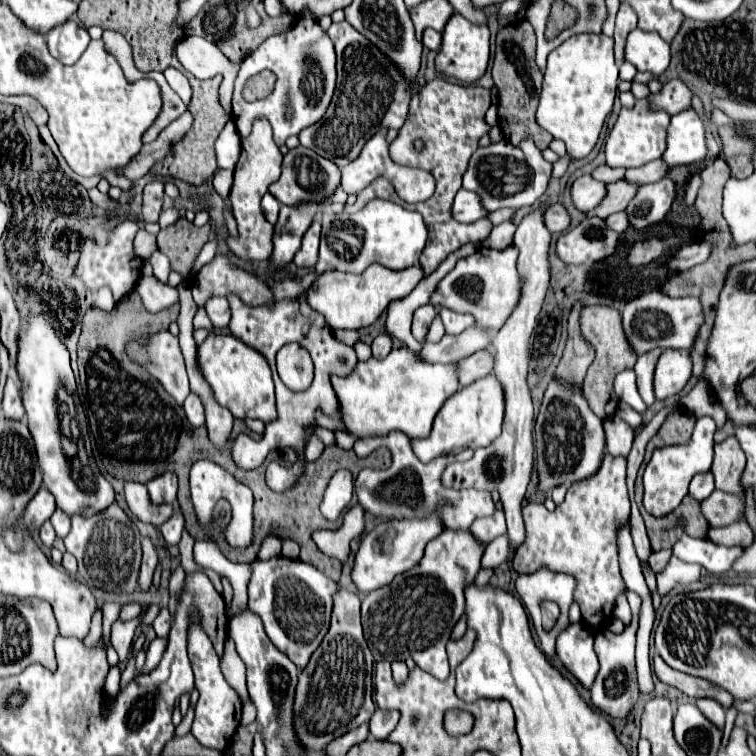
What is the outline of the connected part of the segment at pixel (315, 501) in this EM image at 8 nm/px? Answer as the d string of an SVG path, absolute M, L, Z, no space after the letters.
M327 446L325 452L321 454L321 458L315 462L315 464L309 464L307 462L307 470L303 474L303 478L299 480L299 486L295 486L293 490L287 490L283 494L277 494L277 492L271 492L265 484L265 468L267 468L267 462L257 468L255 472L243 472L239 468L235 468L235 464L231 464L231 456L225 454L225 458L219 460L219 466L229 470L239 482L243 482L245 486L251 488L251 492L255 492L255 542L257 542L257 550L261 546L261 540L269 534L269 532L275 532L279 538L291 538L295 540L299 546L301 546L301 560L303 562L309 562L313 564L315 568L319 568L321 572L325 572L327 576L331 576L331 580L337 580L341 578L341 562L337 558L331 558L331 556L325 556L317 544L313 542L311 534L317 532L317 530L337 530L339 528L339 522L329 522L321 510L319 510L319 504L323 500L323 494L325 494L325 488L331 480L331 476L339 470L339 468L349 468L353 474L357 474L363 466L379 466L379 468L387 468L391 464L391 454L385 452L385 450L379 450L375 452L373 456L365 458L365 460L359 460L355 456L353 450L341 450L339 446Z

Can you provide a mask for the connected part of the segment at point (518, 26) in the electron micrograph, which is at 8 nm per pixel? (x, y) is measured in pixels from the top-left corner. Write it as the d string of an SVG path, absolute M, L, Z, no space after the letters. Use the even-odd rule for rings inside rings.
M517 20L507 28L501 28L497 34L497 48L495 48L495 62L493 62L493 80L499 90L499 126L503 130L503 138L511 144L519 144L523 136L533 136L541 150L545 150L553 136L545 132L537 120L535 110L539 104L543 72L535 64L535 34L527 20ZM505 116L505 126L503 126Z

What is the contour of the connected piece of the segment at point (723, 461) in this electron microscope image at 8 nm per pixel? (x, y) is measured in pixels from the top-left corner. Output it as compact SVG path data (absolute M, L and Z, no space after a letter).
M735 438L725 440L723 444L717 444L717 456L711 468L717 490L743 494L745 490L739 484L739 476L743 468L745 468L745 452L741 450Z

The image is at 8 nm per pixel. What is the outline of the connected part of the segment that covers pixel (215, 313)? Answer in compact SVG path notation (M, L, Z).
M209 298L205 304L205 310L213 322L215 328L227 328L229 320L231 320L231 310L229 310L229 302L225 298Z

